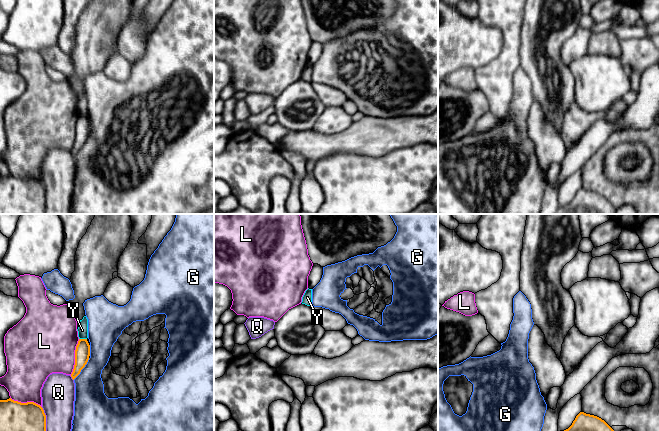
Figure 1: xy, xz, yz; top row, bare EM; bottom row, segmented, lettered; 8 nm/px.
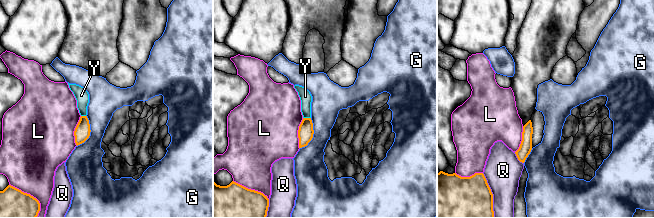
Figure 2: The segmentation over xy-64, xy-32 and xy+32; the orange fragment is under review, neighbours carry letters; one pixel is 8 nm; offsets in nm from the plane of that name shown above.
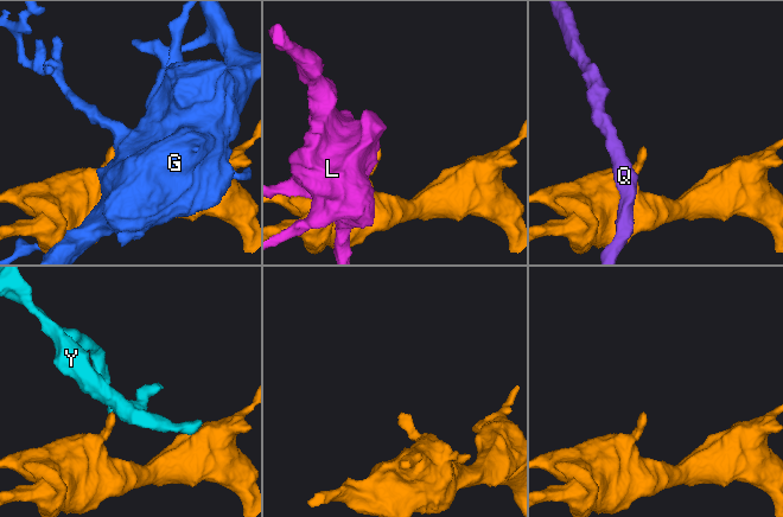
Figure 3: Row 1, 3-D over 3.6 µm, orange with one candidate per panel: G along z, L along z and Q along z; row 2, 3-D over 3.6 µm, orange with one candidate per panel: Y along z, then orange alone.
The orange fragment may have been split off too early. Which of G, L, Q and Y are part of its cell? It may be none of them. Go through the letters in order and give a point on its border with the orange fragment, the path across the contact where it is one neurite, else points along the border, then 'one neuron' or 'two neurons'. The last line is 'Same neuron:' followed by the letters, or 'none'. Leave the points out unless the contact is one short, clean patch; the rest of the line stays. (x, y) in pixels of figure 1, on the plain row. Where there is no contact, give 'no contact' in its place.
G: contact xy (82, 144); two neurons
L: contact xy (75, 133); two neurons
Q: contact xy (45, 198); two neurons
Y: contact xy (83, 115); border xy (79, 114), (86, 115); two neurons
Same neuron: none

